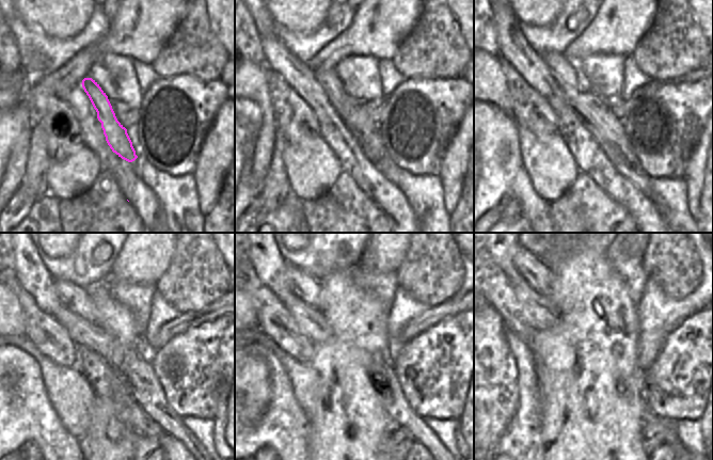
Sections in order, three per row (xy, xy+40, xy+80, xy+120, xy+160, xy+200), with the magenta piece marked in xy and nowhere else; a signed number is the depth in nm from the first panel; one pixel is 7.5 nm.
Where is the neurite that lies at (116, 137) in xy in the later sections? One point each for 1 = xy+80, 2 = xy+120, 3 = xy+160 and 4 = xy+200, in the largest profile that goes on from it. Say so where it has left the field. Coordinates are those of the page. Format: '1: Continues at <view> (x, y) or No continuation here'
1: Continues at xy+80 (564, 73)
2: Continues at xy+120 (75, 298)
3: Continues at xy+160 (302, 285)
4: Continues at xy+200 (533, 270).

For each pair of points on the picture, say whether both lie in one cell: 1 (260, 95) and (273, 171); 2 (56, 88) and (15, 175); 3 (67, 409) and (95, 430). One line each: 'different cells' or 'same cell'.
1: different cells
2: different cells
3: different cells

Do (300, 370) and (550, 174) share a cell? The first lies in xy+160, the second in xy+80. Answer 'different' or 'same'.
same

